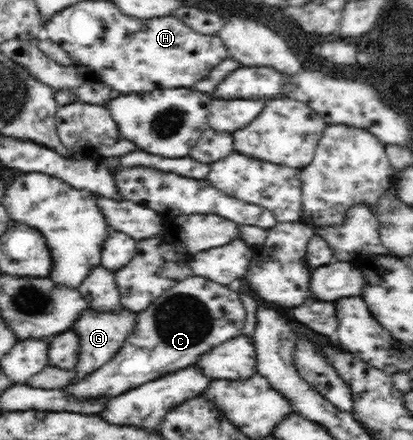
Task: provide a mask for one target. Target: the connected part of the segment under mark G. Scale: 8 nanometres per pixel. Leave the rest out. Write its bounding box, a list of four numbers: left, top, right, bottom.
[70,307,137,379]

